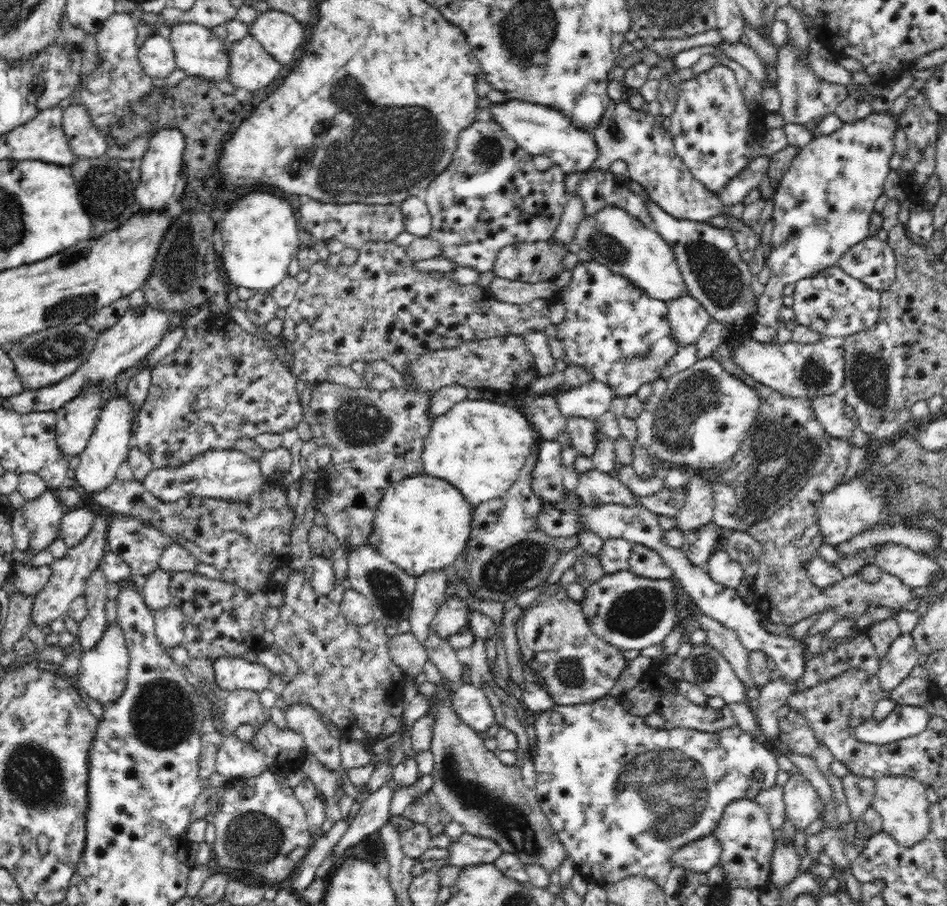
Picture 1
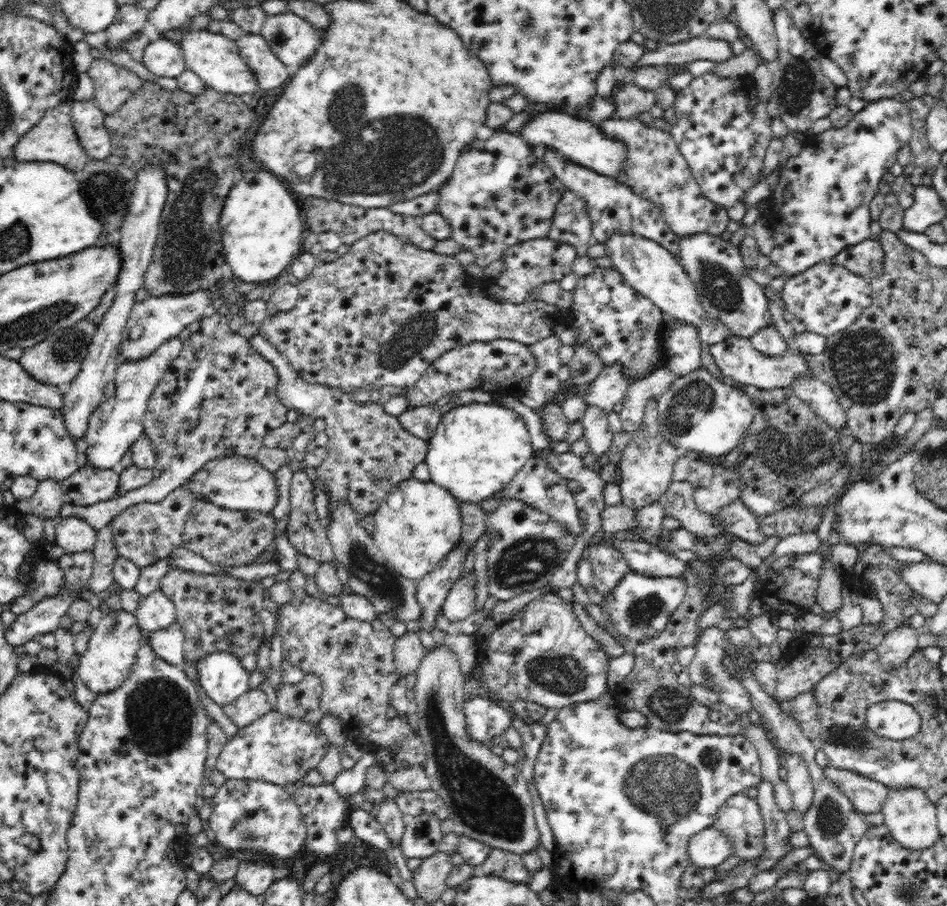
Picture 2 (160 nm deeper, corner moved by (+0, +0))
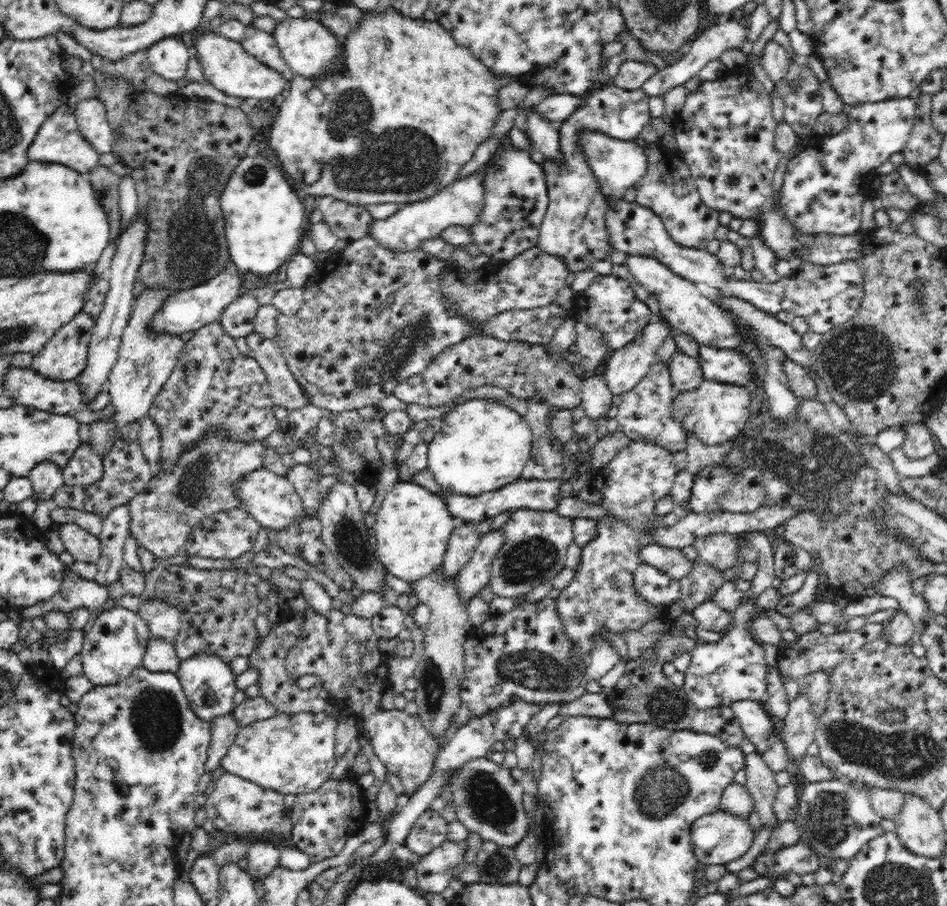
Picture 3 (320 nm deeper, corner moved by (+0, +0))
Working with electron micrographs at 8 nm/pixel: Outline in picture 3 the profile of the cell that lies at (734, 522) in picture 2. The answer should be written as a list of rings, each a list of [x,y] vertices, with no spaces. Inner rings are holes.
[[[761,531],[748,534],[749,543],[758,551],[757,573],[750,580],[750,588],[744,593],[743,602],[732,613],[734,626],[731,630],[724,632],[723,638],[717,642],[699,642],[690,653],[690,665],[685,675],[682,686],[686,696],[698,709],[708,710],[716,707],[732,706],[739,700],[751,700],[764,702],[767,697],[768,676],[774,665],[768,664],[762,645],[754,641],[751,634],[752,620],[758,616],[755,603],[762,592],[772,586],[775,577],[774,550],[766,535]]]

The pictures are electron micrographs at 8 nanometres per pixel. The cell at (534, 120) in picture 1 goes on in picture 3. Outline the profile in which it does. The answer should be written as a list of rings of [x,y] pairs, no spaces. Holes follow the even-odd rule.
[[[586,132],[580,136],[580,143],[584,147],[588,165],[594,171],[596,181],[602,185],[604,195],[612,199],[614,203],[623,200],[627,190],[635,188],[646,176],[648,157],[646,157],[645,149],[634,140],[616,140],[600,132]]]

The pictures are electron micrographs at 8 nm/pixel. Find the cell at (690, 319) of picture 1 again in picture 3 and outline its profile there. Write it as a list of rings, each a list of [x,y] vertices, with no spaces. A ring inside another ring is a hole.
[[[676,350],[668,362],[668,367],[675,392],[694,390],[704,382],[702,369],[696,357],[689,357]]]

